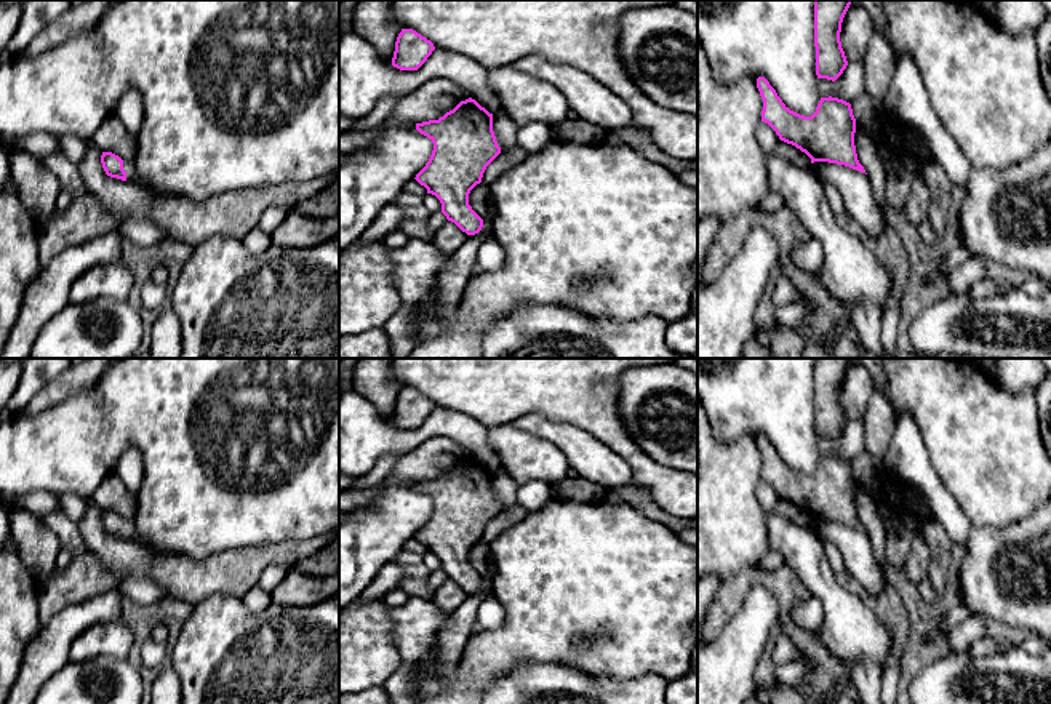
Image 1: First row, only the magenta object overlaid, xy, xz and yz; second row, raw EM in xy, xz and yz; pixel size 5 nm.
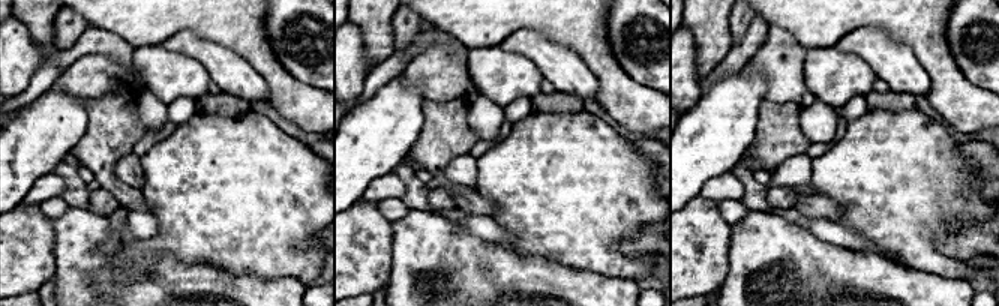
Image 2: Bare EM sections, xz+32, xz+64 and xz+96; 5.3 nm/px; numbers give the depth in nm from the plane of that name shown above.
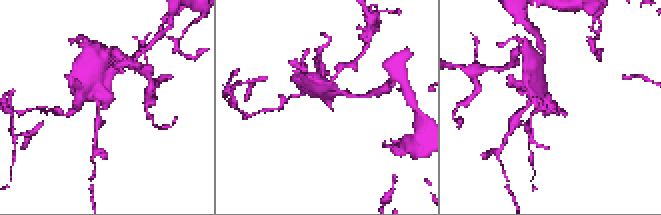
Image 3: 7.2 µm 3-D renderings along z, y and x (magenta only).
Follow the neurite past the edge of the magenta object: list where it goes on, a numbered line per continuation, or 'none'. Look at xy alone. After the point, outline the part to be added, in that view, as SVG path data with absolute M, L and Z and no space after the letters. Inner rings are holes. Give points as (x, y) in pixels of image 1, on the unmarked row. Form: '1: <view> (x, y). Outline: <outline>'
1: xy (131, 535). Outline: M123 518L123 528L125 528L125 531L126 531L126 539L128 539L128 541L141 542L141 544L150 547L152 550L157 550L152 544L146 542L144 538L141 538L141 536L138 534L133 518L131 518L131 520L125 520L125 518Z

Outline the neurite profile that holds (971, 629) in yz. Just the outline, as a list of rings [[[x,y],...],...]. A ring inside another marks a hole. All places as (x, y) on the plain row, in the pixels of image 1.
[[[969,614],[947,637],[949,650],[969,651],[974,643],[984,638],[985,629],[981,616]]]

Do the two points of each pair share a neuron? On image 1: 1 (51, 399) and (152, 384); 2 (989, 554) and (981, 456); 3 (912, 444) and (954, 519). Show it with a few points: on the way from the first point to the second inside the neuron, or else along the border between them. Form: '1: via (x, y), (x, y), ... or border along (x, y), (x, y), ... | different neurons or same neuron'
1: border along (103, 375), (91, 386), (40, 413) | different neurons
2: border along (1024, 517), (1008, 525), (979, 525), (973, 528) | different neurons
3: via (912, 463), (939, 500) | same neuron

